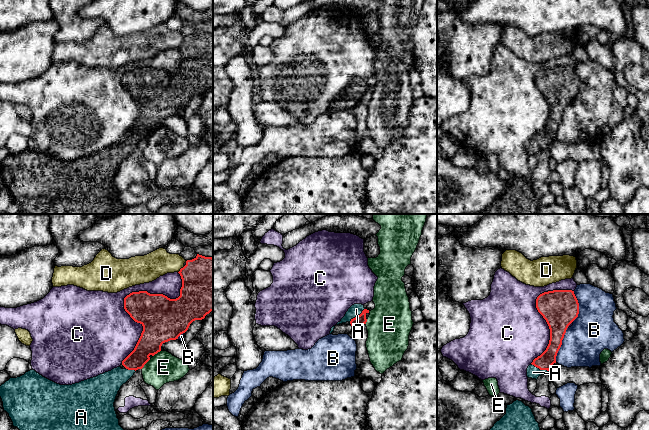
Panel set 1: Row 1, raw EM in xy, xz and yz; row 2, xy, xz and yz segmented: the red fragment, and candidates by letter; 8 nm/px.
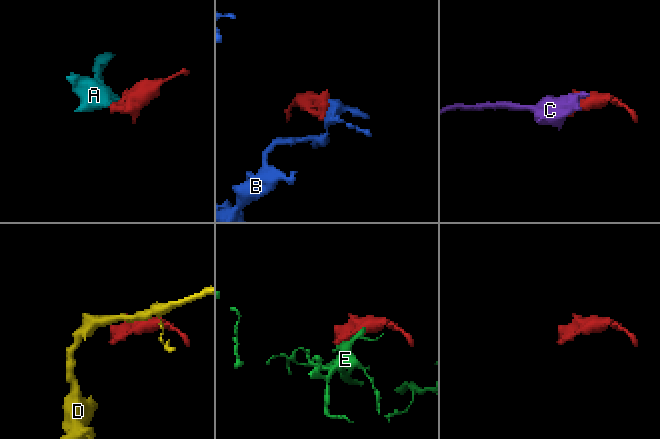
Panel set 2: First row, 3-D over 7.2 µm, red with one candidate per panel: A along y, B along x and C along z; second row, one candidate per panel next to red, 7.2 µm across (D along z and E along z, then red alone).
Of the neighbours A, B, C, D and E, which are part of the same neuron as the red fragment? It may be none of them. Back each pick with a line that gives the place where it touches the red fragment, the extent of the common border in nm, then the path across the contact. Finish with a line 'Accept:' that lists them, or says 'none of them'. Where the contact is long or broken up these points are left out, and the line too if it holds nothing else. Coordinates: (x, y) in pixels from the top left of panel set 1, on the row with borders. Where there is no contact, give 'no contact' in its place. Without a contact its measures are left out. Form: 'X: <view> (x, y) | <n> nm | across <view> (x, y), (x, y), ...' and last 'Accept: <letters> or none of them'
A: xz (358, 315) | 170 nm | across xz (361, 319), (358, 315), (356, 309)
Accept: A

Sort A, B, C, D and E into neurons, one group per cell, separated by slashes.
A / B / C / D / E

